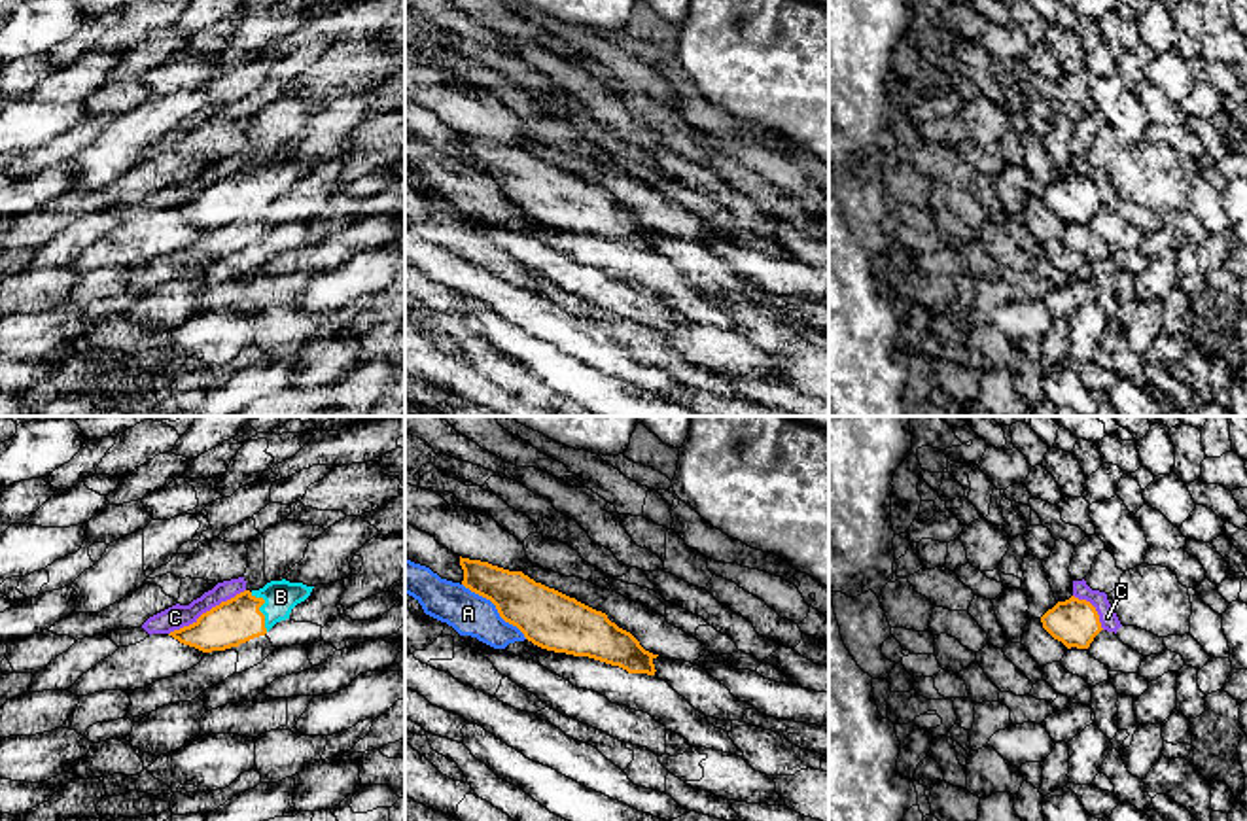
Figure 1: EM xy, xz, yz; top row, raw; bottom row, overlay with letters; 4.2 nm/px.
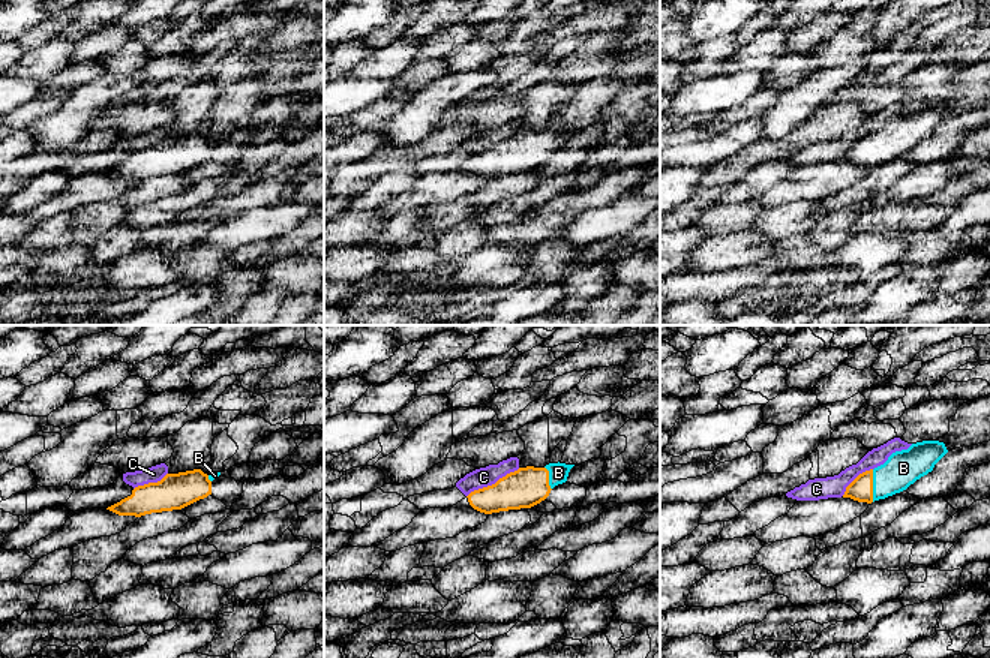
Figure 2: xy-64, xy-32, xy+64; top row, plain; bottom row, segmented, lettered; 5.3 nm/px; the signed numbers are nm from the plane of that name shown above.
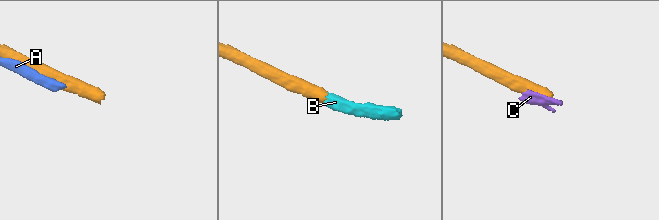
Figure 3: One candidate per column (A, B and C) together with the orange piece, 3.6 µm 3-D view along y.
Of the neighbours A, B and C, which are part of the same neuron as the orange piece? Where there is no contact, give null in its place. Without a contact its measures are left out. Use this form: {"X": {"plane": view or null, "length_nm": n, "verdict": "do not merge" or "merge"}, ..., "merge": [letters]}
{"A": {"plane": "xz", "length_nm": 360, "verdict": "do not merge"}, "B": {"plane": "xy", "length_nm": 180, "verdict": "merge"}, "C": {"plane": "xy", "length_nm": 380, "verdict": "do not merge"}, "merge": ["B"]}

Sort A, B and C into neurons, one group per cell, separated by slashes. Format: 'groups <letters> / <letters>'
groups A C / B

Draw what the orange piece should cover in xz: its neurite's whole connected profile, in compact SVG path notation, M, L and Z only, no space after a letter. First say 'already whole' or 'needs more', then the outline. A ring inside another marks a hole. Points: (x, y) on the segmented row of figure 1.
already whole | M460 556L462 585L490 600L500 617L517 626L534 645L588 656L628 673L655 675L653 660L659 655L645 651L626 630L606 613L575 598L536 583L522 571L509 571L488 562Z

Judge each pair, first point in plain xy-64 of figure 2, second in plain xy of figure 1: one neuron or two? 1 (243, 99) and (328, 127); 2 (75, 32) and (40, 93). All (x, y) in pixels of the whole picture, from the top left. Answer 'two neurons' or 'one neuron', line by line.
1: one neuron
2: two neurons

